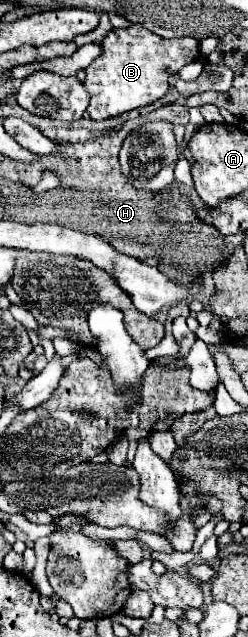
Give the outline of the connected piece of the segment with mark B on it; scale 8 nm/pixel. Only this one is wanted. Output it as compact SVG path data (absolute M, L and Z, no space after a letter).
M133 25L127 29L111 29L109 35L103 39L103 53L97 57L87 69L87 79L83 81L85 91L91 95L91 103L87 107L87 113L93 119L109 119L123 115L131 109L145 107L161 99L169 89L169 77L175 75L181 67L185 67L191 61L199 59L199 41L191 37L179 37L179 39L163 39L151 31L147 31L141 25Z

